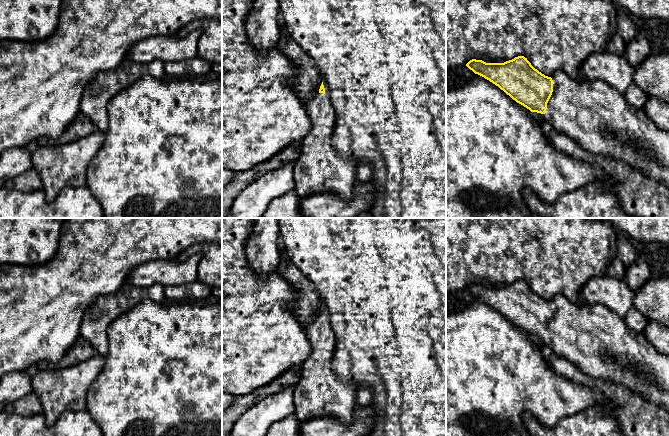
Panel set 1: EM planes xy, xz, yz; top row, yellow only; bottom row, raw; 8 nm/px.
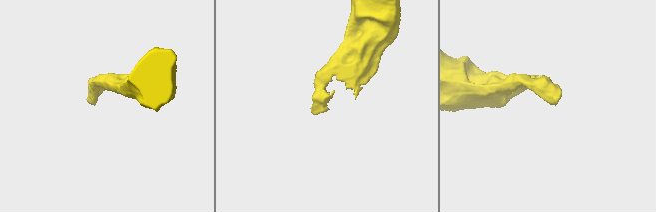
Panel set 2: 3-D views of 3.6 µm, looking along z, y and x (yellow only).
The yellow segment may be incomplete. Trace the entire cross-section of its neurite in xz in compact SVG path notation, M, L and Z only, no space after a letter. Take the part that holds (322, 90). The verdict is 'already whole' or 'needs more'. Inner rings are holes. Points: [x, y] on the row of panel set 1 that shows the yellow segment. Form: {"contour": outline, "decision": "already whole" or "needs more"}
{"contour": "M323 82L319 92L307 102L305 108L312 123L312 128L302 139L300 154L294 163L294 191L301 198L315 194L332 193L348 201L352 197L352 190L356 184L357 163L353 158L344 158L331 145L336 113L330 98L325 93Z", "decision": "needs more"}

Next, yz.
{"contour": "M524 56L504 63L486 63L472 59L466 66L531 112L544 114L551 129L576 140L588 152L619 160L623 169L637 169L669 187L669 132L658 129L644 109L628 103L624 95L607 83L585 77L575 80L562 70L548 77L535 69ZM614 131L624 132L645 143L645 150L641 151L635 145L621 142L613 134Z", "decision": "needs more"}

